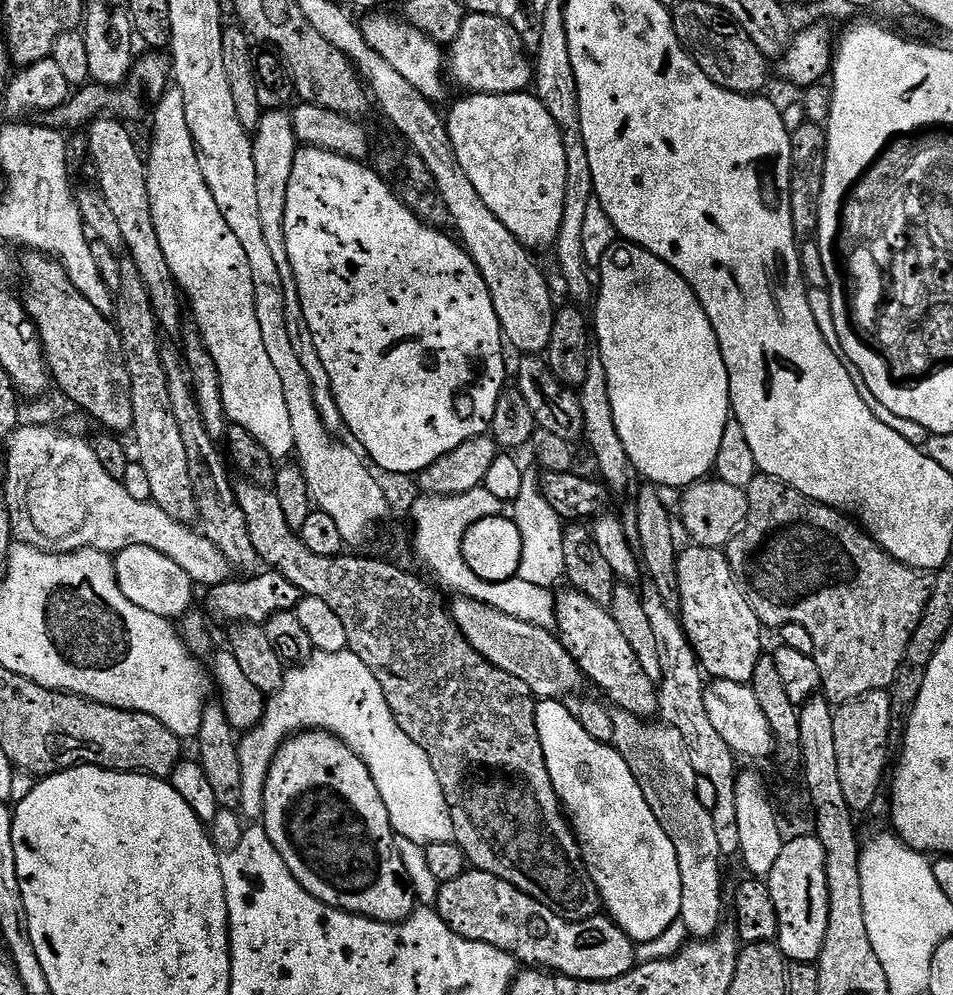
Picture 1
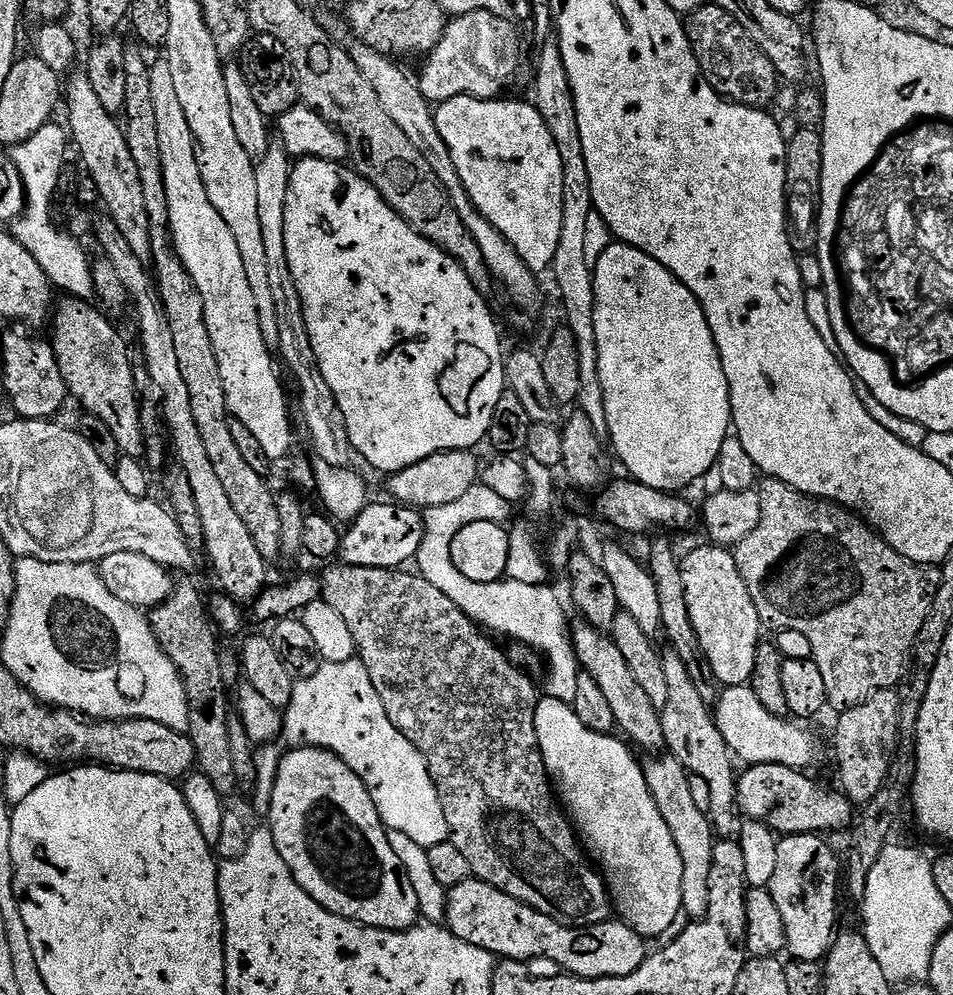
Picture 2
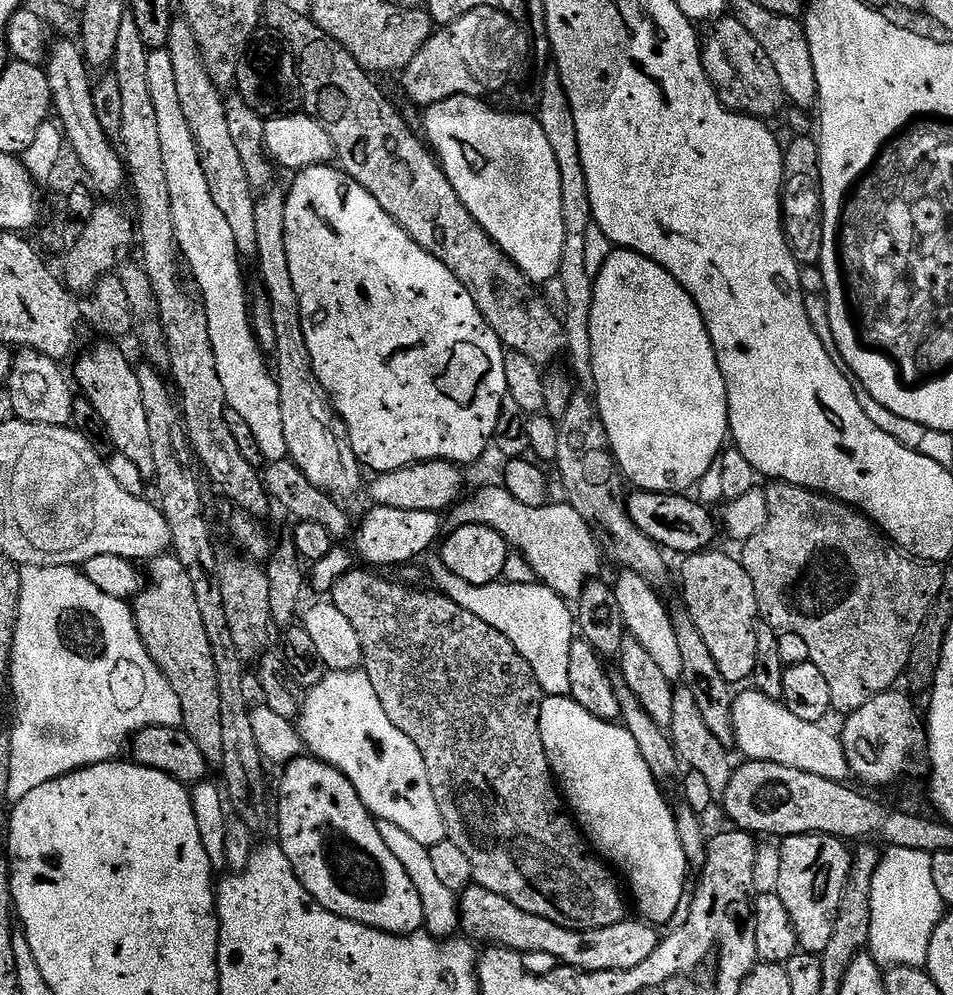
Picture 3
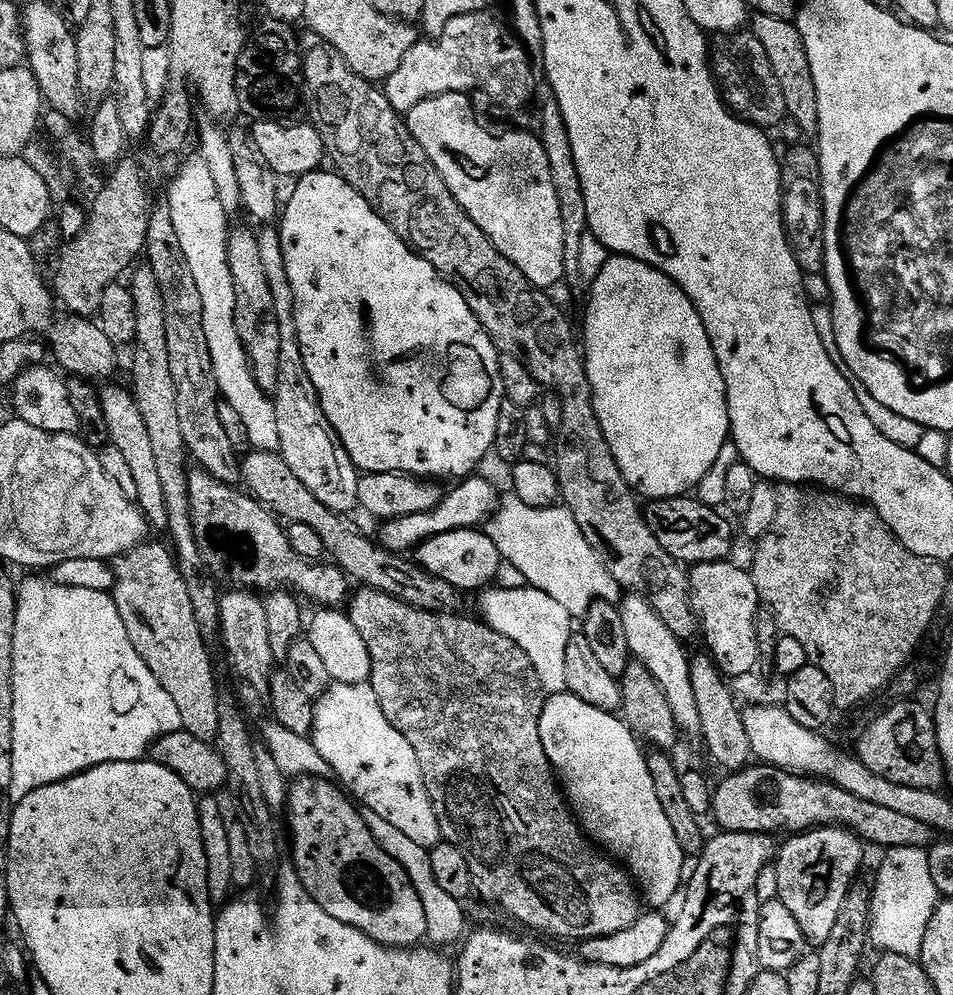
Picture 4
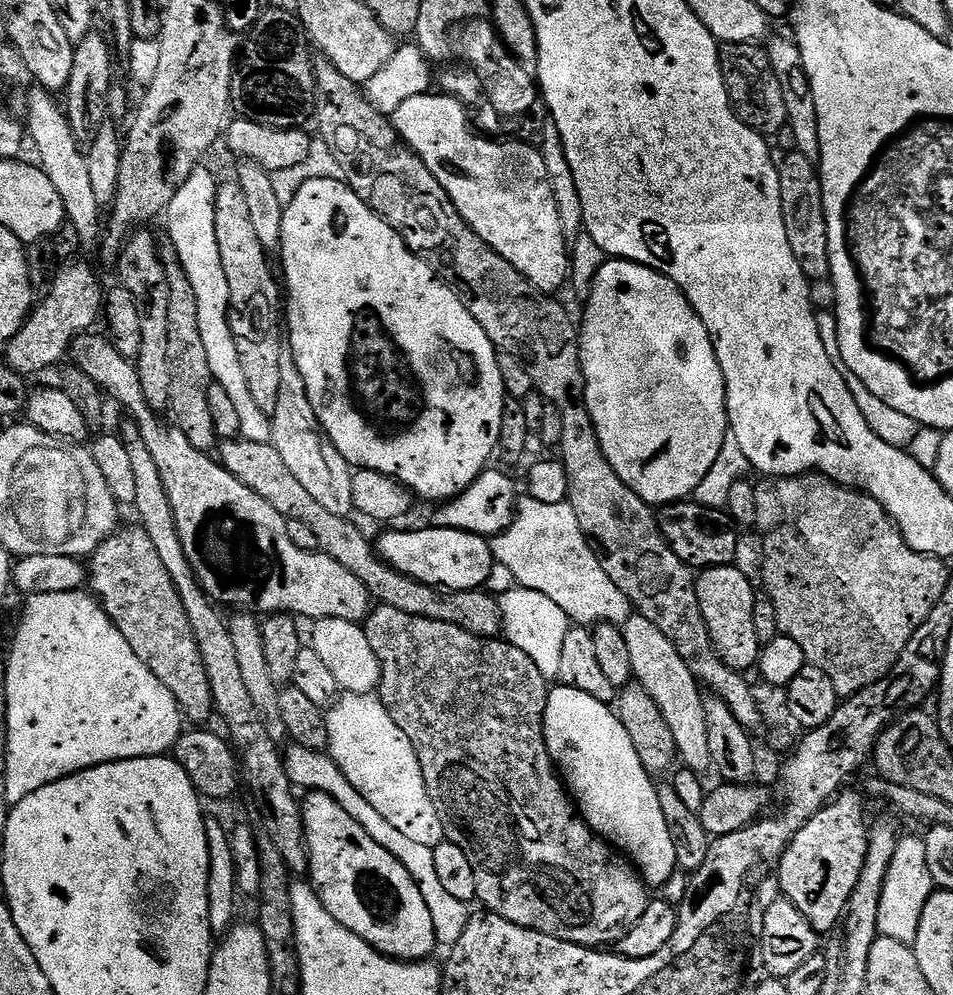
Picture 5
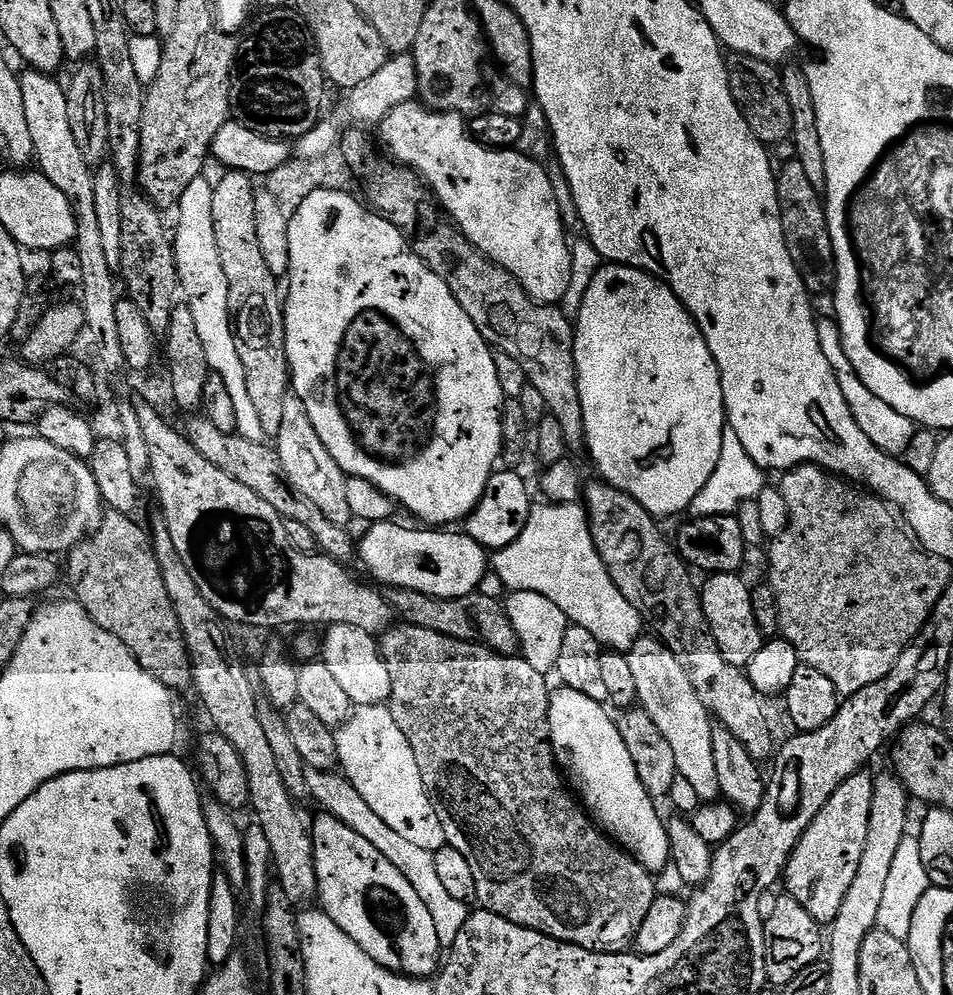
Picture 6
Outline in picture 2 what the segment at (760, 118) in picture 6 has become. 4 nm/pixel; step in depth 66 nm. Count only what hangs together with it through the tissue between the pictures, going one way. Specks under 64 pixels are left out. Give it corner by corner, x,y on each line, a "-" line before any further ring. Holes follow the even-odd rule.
706,2
698,10
687,13
684,29
700,63
700,71
720,97
748,108
769,107
768,103
776,96
776,71
770,58
762,54
760,43
740,25
734,14
722,10
714,2

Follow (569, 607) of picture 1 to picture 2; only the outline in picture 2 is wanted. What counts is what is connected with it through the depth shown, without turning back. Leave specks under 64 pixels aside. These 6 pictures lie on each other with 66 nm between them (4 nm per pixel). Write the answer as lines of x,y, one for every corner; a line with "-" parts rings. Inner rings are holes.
585,622
578,624
577,628
573,627
570,632
577,662
587,676
594,678
594,682
598,682
602,694
606,697
606,703
614,713
616,728
624,731
623,735
633,745
638,744
646,751
652,752
648,754
659,753
665,747
660,712
642,691
642,686
638,686
634,674
630,674
630,666
626,666
626,658
622,658
622,653
618,651
618,646
612,641
611,635

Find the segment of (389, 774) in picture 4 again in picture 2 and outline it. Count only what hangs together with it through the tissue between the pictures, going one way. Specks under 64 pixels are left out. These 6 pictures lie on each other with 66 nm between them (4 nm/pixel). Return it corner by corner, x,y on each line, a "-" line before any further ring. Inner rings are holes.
353,658
333,664
321,663
320,669
310,678
297,679
293,683
292,697
288,707
282,712
282,740
288,743
289,749
299,748
301,745
324,748
342,758
346,766
350,766
358,774
358,778
362,778
370,798
374,798
374,806
384,827
389,832
417,838
448,836
446,814
442,814
442,802
428,773
424,756
390,722
382,706
382,698
378,698
378,690
374,690
374,682
370,682
370,674
360,659

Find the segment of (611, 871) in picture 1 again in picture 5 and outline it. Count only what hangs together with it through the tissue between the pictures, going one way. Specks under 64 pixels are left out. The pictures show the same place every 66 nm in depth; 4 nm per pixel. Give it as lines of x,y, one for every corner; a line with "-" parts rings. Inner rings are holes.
553,687
546,702
544,737
552,763
591,832
627,857
649,889
670,883
678,869
674,841
666,827
662,802
658,802
658,784
642,766
642,758
638,758
638,750
634,750
634,742
615,711
582,690

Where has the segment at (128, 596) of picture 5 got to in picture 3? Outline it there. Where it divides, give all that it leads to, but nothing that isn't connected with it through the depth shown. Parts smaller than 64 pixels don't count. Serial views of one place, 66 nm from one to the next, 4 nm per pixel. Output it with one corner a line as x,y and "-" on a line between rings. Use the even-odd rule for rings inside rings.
175,554
157,556
147,568
147,583
130,604
138,634
150,658
154,658
168,685
178,694
184,732
194,738
198,750
202,750
202,758
206,758
209,765
220,766
223,762
222,694
218,694
214,650
210,650
210,638
206,638
206,626
202,626
202,610
198,610
198,602
194,599
190,574
186,574
186,566
178,562

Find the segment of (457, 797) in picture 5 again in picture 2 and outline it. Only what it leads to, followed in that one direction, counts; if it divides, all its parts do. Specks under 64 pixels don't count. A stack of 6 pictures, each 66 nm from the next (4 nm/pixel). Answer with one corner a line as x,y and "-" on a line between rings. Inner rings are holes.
341,562
333,563
322,572
323,599
338,614
346,626
350,626
350,634
354,634
354,646
360,659
370,674
370,682
374,682
374,690
378,690
378,698
382,698
382,706
390,718
390,722
413,746
424,756
430,778
438,790
438,798
442,802
442,814
446,814
448,836
452,844
462,850
466,862
470,862
472,876
478,880
490,882
490,886
498,886
510,898
518,898
518,902
526,902
534,906
542,914
554,918
563,924
571,924
577,928
584,928
587,924
603,924
610,912
610,897
606,881
599,871
590,863
571,823
569,817
562,811
558,803
557,793
548,775
544,759
538,746
534,714
536,713
536,684
529,673
512,663
509,653
503,652
498,645
492,644
493,637
466,613
446,598
437,587
432,585
427,575
417,574
415,571
397,570
394,568
378,569
370,566
354,566

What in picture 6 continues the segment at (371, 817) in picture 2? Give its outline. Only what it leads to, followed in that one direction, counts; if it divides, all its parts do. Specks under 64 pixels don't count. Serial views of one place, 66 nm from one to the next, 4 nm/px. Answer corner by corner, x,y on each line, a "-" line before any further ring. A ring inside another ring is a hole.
320,814
316,821
311,821
310,831
318,874
318,904
323,912
339,928
346,930
346,934
350,934
350,938
354,938
354,942
358,942
358,946
362,946
362,950
366,950
366,954
378,962
378,966
399,972
401,976
435,977
442,964
438,930
430,910
426,910
426,902
418,898
406,874
402,874
402,870
398,870
398,866
394,866
394,862
390,862
382,850
374,850
374,846
370,846
362,834
350,830
350,826
338,818

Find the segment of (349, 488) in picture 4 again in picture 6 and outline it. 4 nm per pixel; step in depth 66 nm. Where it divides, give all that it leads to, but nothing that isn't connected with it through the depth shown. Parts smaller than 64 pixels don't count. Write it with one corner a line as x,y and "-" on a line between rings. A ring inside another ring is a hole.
289,394
285,399
282,428
278,430
278,434
274,438
274,447
280,456
280,464
284,467
284,478
292,485
295,492
301,492
306,498
310,498
310,502
314,502
314,506
318,506
318,510
322,510
322,514
330,522
345,526
353,523
354,517
351,514
350,506
346,503
346,477
344,471
340,469
338,462
334,462
334,458
330,458
328,451
322,446
322,440
318,438
318,432
314,430
314,426
310,426
310,418
306,414
302,402
294,394

